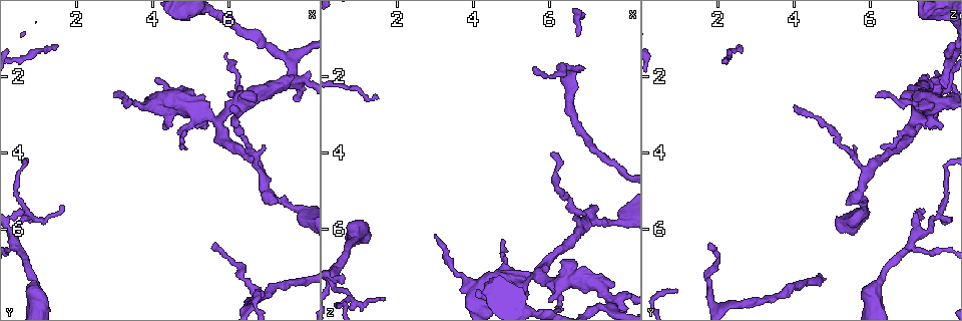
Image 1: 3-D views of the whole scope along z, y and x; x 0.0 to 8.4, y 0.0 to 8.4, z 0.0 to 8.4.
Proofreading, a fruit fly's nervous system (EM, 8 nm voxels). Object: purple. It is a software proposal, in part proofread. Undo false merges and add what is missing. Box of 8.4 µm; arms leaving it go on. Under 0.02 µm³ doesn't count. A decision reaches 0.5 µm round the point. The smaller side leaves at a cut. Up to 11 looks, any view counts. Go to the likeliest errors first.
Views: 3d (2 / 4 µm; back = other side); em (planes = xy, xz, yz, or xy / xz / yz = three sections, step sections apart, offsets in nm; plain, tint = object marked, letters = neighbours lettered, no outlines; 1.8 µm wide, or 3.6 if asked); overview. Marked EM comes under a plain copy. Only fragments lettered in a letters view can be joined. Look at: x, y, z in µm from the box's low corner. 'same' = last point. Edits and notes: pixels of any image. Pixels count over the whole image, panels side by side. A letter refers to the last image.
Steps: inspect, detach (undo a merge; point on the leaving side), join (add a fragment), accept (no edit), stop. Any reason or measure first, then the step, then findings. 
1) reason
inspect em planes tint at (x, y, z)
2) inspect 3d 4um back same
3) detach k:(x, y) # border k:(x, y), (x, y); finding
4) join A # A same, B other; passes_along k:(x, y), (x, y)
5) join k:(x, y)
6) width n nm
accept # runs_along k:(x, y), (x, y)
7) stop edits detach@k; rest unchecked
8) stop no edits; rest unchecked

free end
inspect 3d 2um at (0.70, 5.50, 7.20)

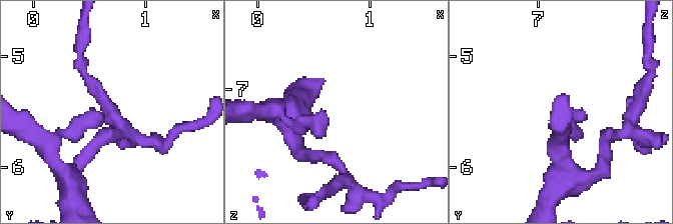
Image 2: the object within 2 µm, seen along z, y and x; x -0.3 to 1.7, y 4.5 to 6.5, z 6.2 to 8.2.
inspect em planes letters at (0.64, 5.54, 7.28)

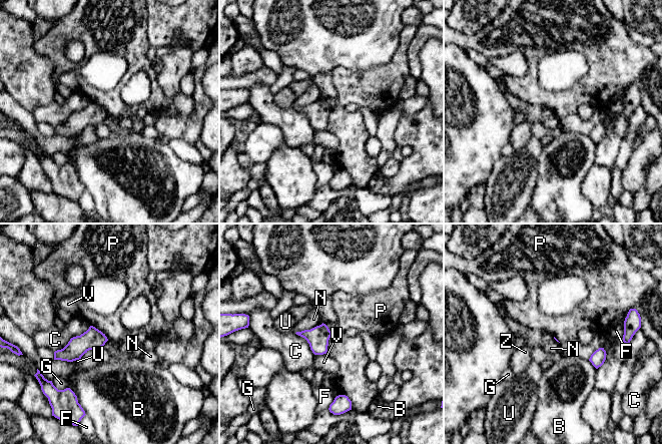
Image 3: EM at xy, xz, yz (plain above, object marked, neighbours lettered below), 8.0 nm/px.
longest_contact C 360 nm
accept # B other, C other, F other, G other, N other, P other, U other, V other, Z other; border 3:(90, 325), (97, 328), (108, 340); no lettered fragment goes on from it

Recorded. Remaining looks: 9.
thin end
inspect 3d 2um at (5.55, 6.45, 1.75)

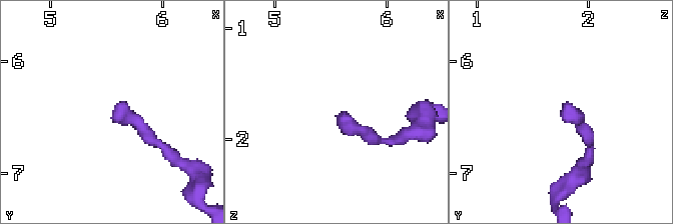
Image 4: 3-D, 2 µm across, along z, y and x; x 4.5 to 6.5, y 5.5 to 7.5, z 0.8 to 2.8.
shape alone is not enough
inspect em xz step 8 tint at (5.60, 6.44, 1.76)

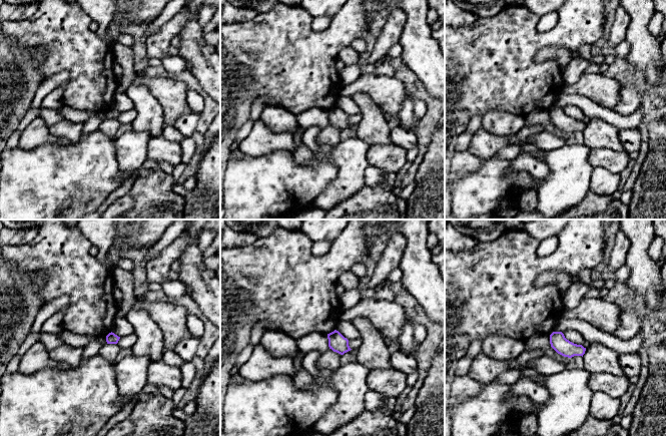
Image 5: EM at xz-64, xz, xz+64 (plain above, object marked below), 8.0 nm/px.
inspect em planes letters same

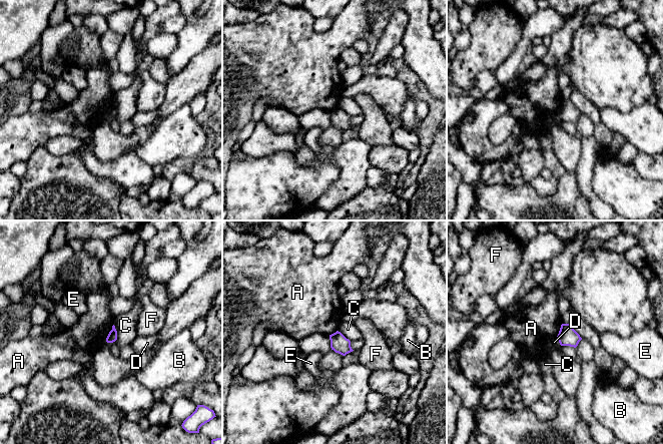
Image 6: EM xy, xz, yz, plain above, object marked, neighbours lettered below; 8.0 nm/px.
longest_contact A 150 nm
accept # A other, B other, C other, D other, E other, F other; border 6:(113, 325), (105, 341); none of them fits

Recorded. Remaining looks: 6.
abrupt turn
inspect em planes tint at (7.60, 2.00, 7.95)

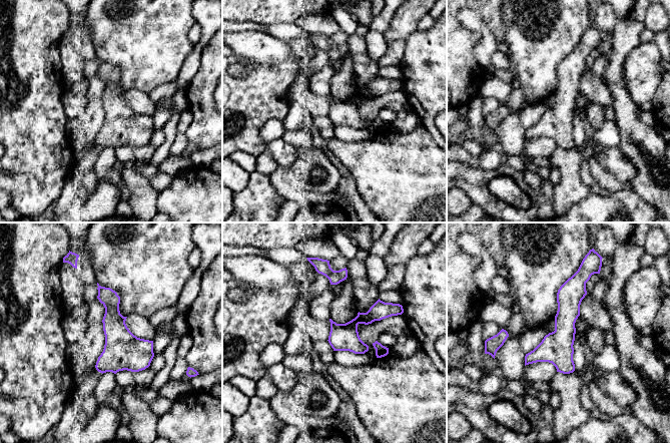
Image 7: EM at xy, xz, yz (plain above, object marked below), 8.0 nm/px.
what lies round it
inspect em planes letters same

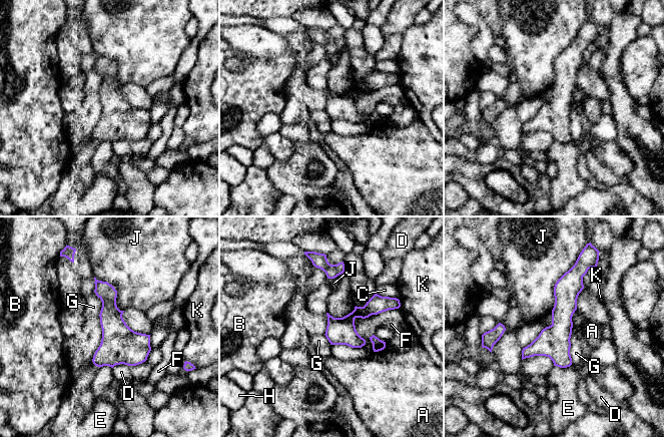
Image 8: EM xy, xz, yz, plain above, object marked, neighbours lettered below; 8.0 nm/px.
accept # A other, B other, C other, D other, E other, F other, G other, H other, J other, K other; runs_along 8:(577, 273), (562, 323), (524, 355); continuous, no second neuron

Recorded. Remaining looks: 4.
free end
inspect 3d 4um at (4.80, 3.85, 6.25)

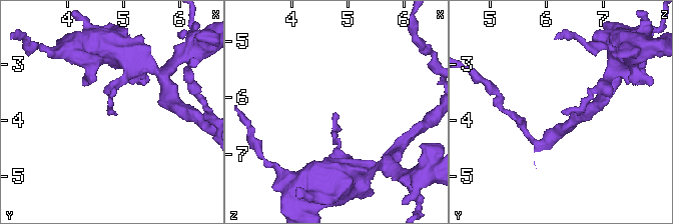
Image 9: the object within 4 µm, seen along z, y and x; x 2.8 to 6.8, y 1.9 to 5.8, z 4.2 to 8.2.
now the EM
inspect em yz step 4 tint at (4.75, 3.85, 6.25)

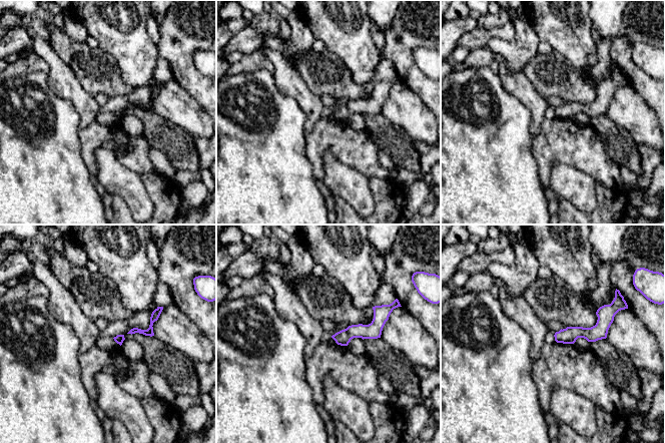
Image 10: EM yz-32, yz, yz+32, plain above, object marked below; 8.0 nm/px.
cut it another way
inspect em planes letters same

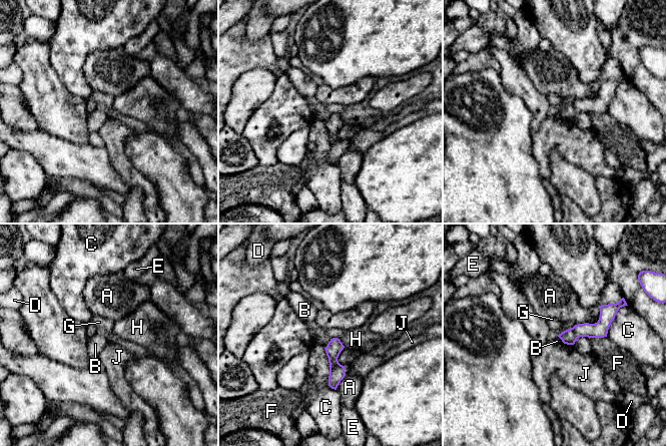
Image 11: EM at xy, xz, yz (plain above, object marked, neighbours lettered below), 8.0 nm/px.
longest_contact C 260 nm
accept # A other, B other, C other, D other, E other, F other, G other, H other, J other; border 11:(330, 339), (327, 342); no lettered fragment goes on from it

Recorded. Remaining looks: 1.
stop no edits; rest unchecked

